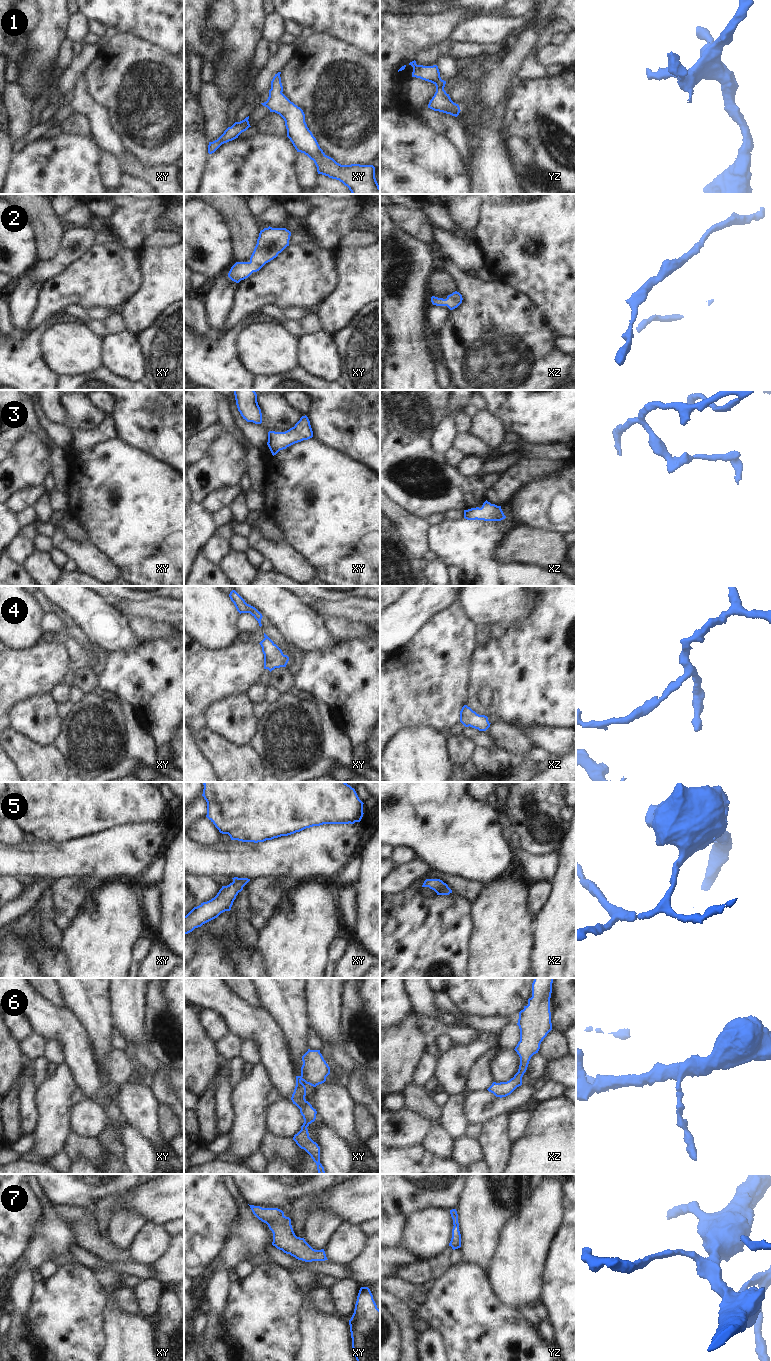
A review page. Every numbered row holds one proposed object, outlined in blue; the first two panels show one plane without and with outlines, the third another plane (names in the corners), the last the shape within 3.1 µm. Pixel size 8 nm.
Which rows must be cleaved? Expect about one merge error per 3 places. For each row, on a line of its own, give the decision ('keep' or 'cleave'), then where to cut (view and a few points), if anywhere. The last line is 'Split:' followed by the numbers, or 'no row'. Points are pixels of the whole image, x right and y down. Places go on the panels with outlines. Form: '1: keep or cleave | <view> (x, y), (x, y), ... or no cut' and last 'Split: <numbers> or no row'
1: keep | no cut
2: keep | no cut
3: keep | no cut
4: keep | no cut
5: keep | no cut
6: keep | no cut
7: keep | no cut
Split: no row

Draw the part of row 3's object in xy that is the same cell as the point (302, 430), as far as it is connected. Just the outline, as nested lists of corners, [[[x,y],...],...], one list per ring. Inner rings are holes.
[[[305,415],[300,418],[294,427],[285,432],[269,431],[267,445],[274,456],[280,450],[286,449],[295,443],[308,440],[312,437],[313,431],[310,421]]]

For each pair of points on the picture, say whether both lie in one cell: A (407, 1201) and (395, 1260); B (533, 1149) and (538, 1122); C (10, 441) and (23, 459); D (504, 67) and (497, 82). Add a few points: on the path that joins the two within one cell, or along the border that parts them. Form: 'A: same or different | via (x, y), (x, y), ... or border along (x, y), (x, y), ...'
A: different | border along (400, 1244), (390, 1249)
B: same | via (537, 1142), (538, 1129)
C: different | border along (26, 431), (10, 452)
D: same | via (504, 71), (500, 78)

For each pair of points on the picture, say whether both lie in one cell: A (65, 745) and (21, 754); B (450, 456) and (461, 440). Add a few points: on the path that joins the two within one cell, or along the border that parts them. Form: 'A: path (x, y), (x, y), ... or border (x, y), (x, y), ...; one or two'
A: border (53, 744), (68, 767); two
B: border (451, 446), (460, 450), (465, 455); two

